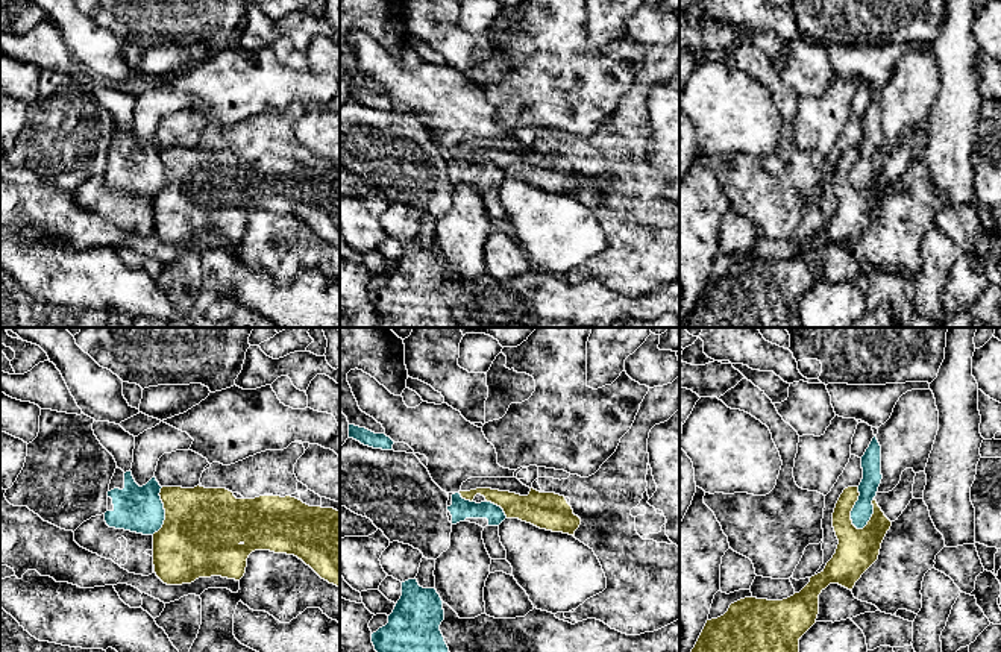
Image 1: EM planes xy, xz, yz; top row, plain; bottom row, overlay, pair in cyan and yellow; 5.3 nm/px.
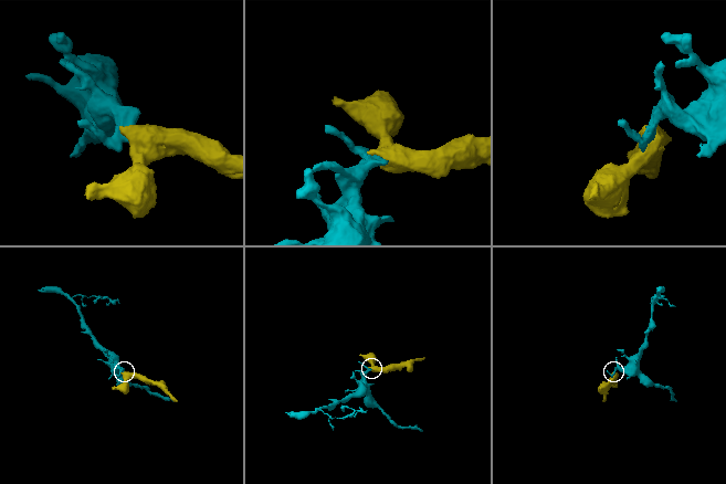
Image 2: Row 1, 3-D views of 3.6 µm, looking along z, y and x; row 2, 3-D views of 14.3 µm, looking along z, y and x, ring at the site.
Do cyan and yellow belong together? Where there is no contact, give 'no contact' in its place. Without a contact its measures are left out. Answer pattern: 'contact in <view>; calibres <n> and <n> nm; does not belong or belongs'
contact in yz; calibres 110 and 220 nm; does not belong

